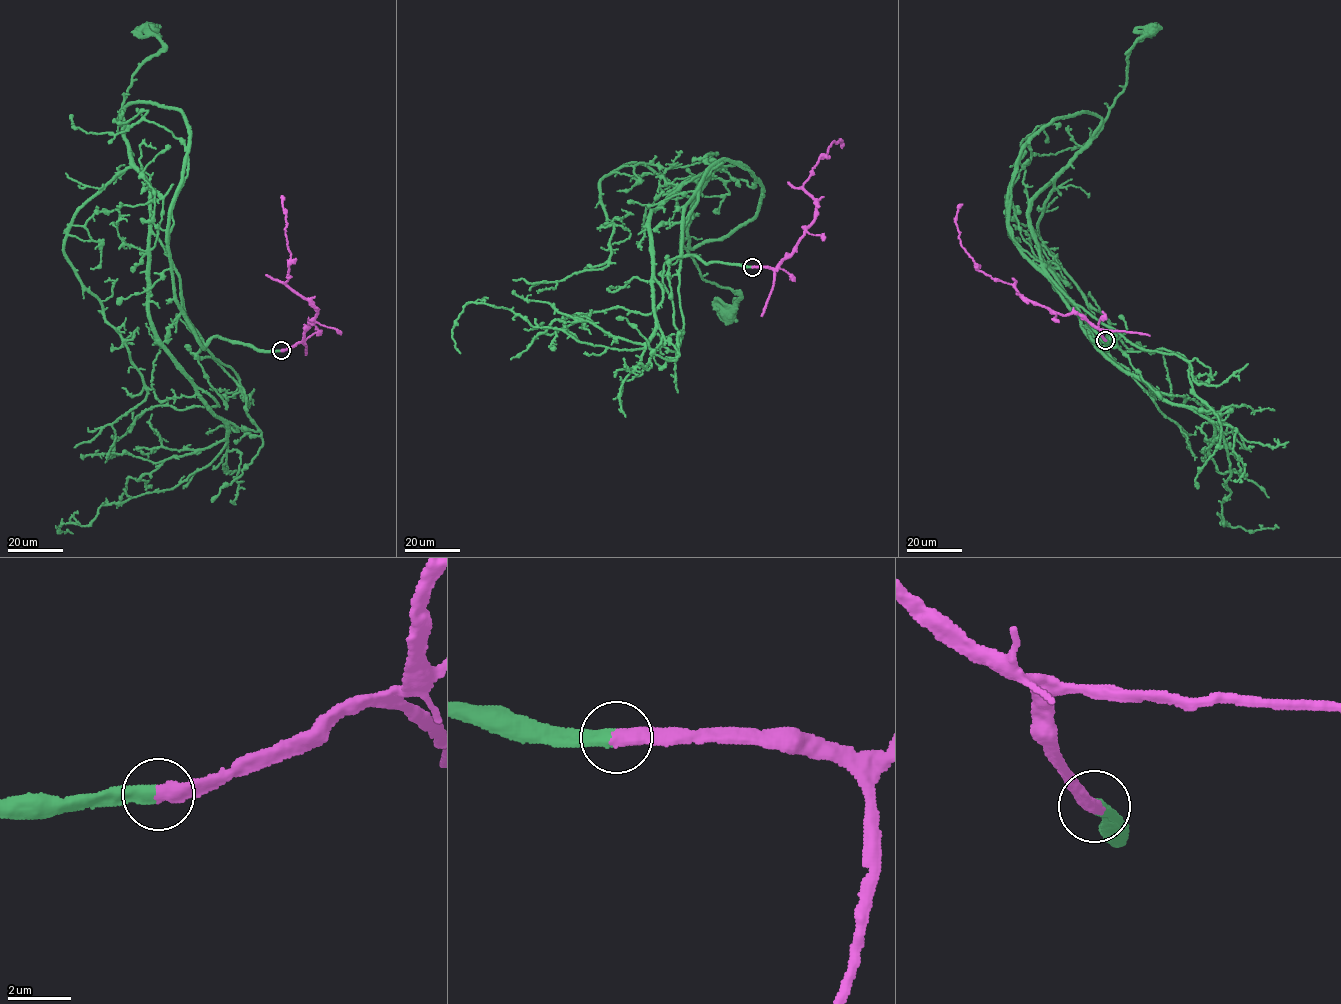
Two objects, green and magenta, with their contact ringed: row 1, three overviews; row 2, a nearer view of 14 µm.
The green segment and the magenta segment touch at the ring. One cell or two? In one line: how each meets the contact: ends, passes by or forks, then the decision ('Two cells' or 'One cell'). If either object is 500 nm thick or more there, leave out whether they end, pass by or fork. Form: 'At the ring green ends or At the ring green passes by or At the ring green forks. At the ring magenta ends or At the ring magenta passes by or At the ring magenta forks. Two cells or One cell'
At the ring green ends. At the ring magenta ends. One cell

